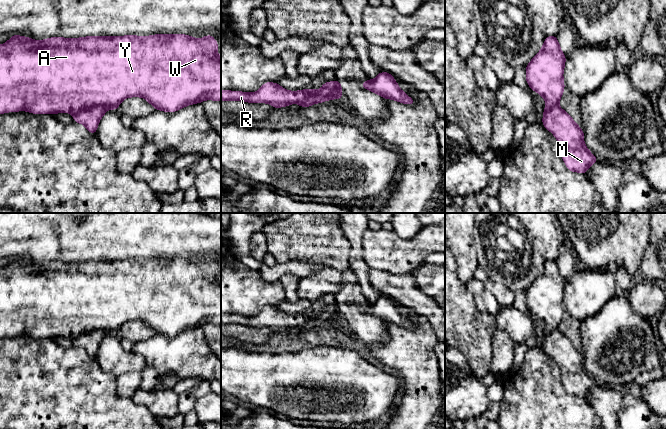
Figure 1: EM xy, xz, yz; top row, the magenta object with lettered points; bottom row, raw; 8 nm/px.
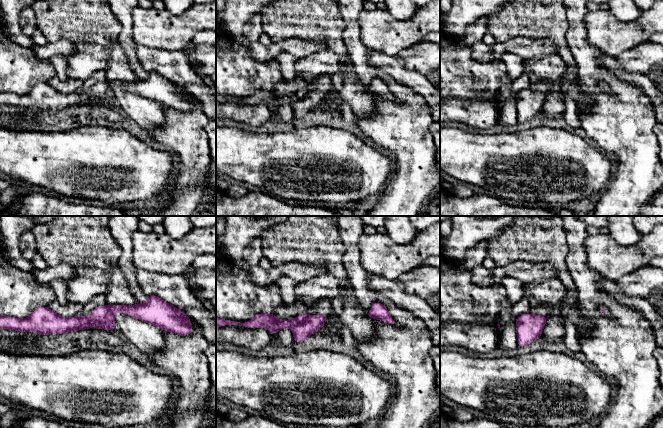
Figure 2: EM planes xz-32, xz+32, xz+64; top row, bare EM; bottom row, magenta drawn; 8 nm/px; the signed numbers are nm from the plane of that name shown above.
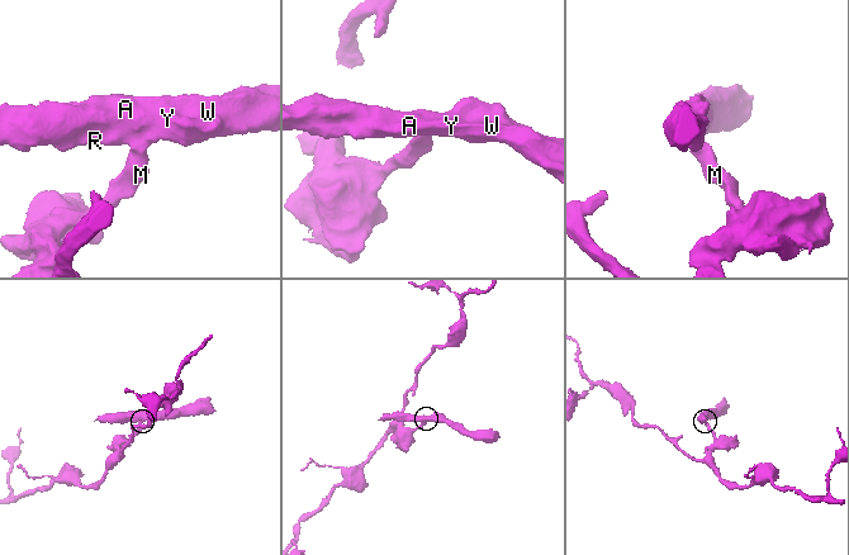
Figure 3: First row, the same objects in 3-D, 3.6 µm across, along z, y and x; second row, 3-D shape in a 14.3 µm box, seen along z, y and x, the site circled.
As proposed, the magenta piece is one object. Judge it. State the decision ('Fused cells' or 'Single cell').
Fused cells

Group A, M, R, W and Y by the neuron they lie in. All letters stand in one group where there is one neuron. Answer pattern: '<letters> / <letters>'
A R W Y / M

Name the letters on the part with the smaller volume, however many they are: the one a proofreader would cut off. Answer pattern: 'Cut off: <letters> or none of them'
Cut off: A, R, W, Y

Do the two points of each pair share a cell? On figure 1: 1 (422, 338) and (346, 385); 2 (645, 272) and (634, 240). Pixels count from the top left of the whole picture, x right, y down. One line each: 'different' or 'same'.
1: different
2: different

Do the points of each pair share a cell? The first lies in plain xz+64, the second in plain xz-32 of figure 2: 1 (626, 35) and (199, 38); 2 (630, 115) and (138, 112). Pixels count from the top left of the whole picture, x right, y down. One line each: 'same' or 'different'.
1: different
2: different

